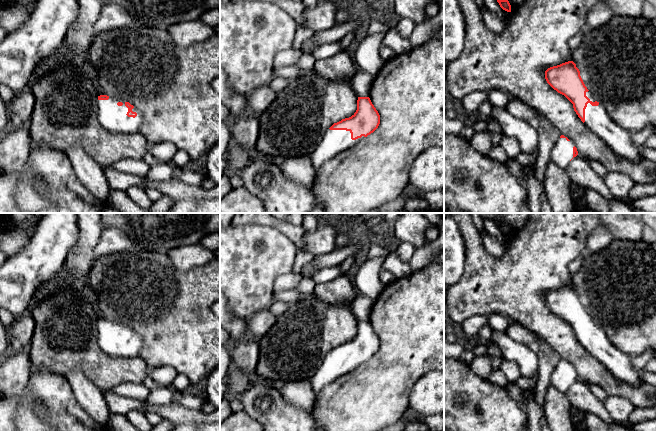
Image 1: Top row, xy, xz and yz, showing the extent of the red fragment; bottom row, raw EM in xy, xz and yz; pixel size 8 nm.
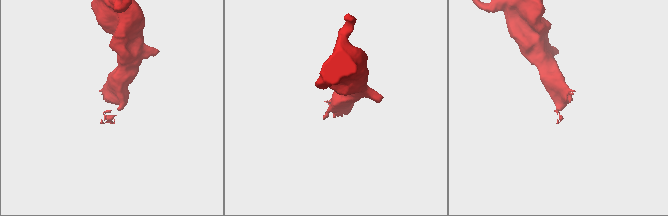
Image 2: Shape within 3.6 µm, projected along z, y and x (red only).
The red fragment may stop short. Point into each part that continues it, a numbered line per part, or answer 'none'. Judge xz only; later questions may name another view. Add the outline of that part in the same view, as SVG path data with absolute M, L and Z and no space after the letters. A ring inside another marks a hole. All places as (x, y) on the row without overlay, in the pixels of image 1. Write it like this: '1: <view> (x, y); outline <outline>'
1: xz (333, 366); outline M328 353L322 359L321 364L314 372L313 376L309 379L311 381L313 391L317 395L328 384L347 374L351 370L356 369L363 362L364 360L356 364L352 364L350 355Z

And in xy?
1: xy (113, 342); outline M109 320L108 324L97 324L96 339L100 349L109 357L124 359L136 357L143 347L143 340L137 332L132 335L137 337L135 342L128 341L128 332L124 324Z

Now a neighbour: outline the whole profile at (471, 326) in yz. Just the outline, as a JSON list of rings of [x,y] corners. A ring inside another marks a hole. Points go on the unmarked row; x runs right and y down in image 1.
[[[480,314],[469,317],[462,323],[460,329],[467,338],[475,339],[478,337],[480,329],[488,325],[489,317],[490,314]]]

